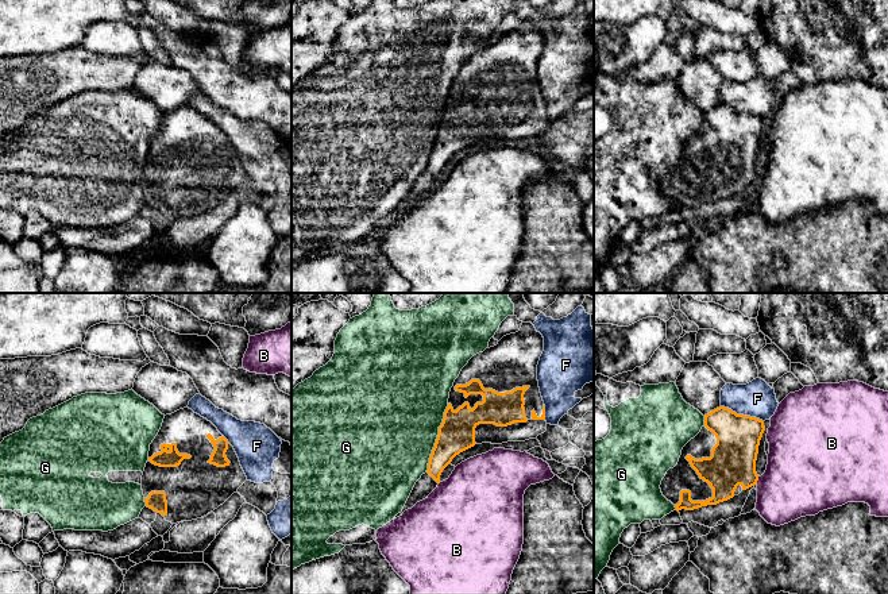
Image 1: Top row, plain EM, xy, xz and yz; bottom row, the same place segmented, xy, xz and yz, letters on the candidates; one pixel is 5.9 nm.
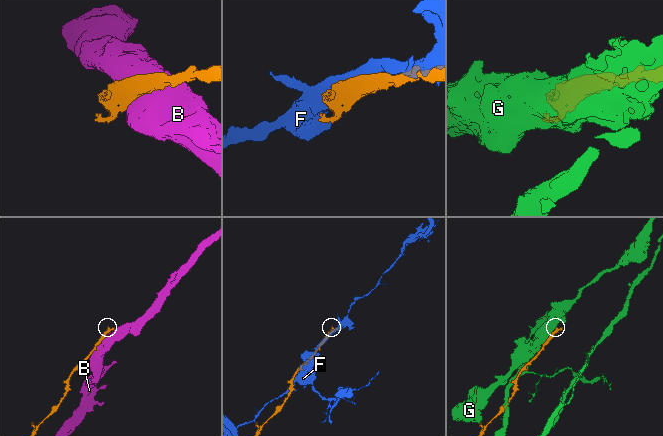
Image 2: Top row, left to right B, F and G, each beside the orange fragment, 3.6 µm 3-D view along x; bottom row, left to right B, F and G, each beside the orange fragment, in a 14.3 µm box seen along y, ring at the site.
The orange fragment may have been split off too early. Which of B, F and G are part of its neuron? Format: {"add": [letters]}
{"add": []}

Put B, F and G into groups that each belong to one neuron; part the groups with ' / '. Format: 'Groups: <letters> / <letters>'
Groups: B / F / G

